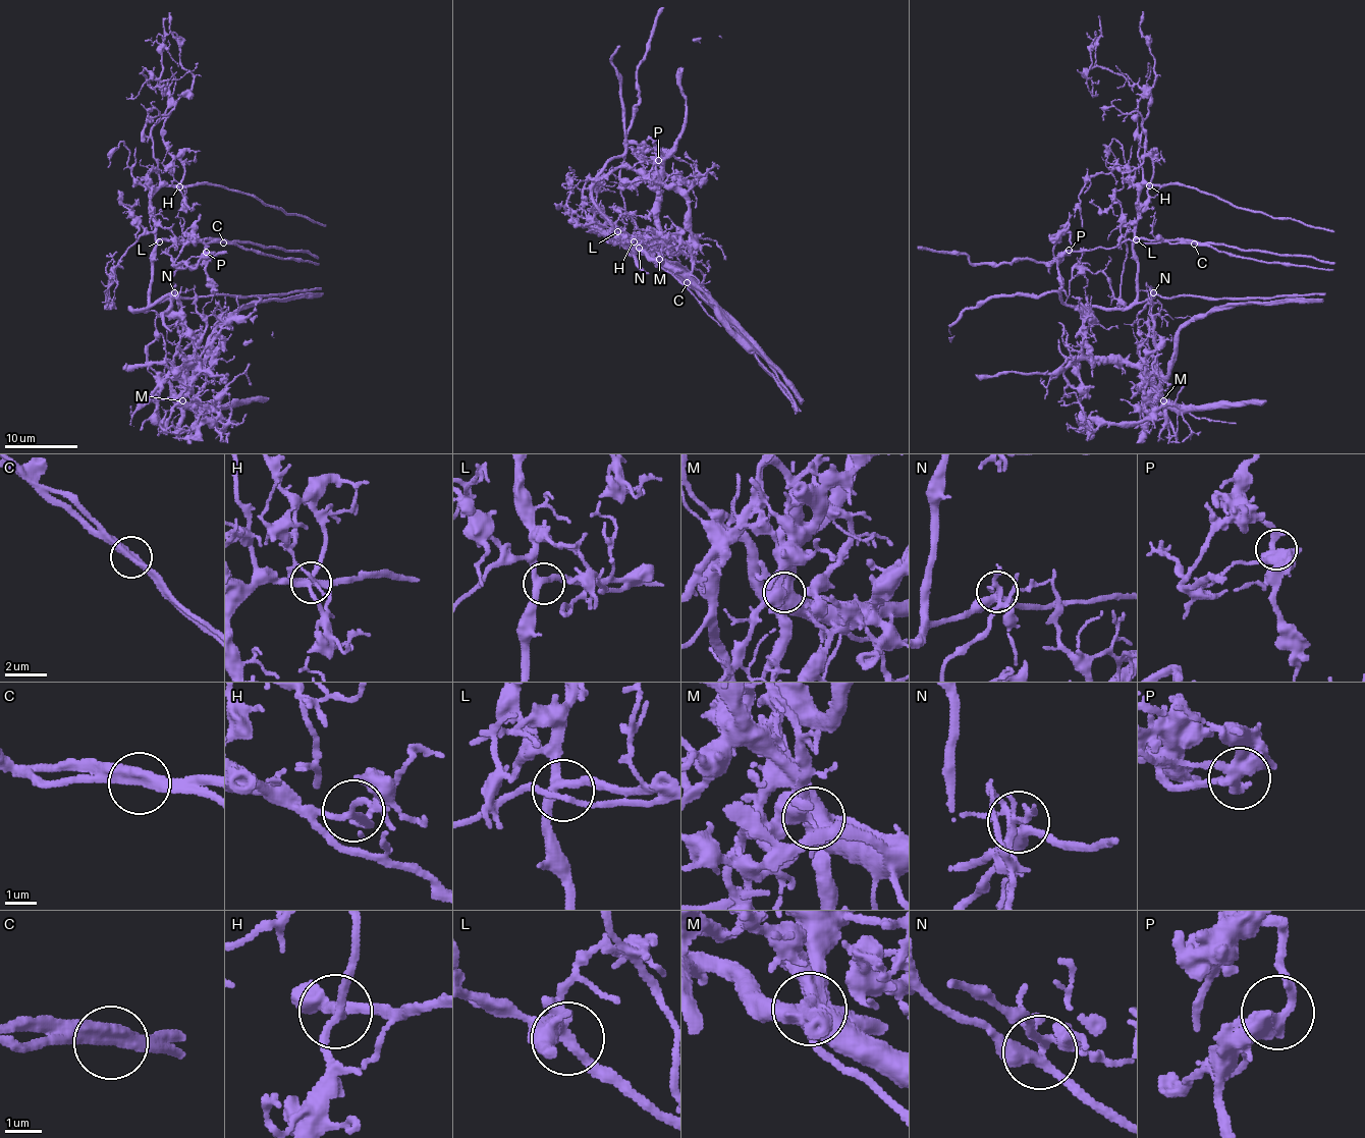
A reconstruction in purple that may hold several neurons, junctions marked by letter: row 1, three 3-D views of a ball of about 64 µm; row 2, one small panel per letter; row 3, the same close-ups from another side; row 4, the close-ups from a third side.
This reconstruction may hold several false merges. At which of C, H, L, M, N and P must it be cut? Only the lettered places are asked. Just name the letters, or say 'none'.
C, M, N

